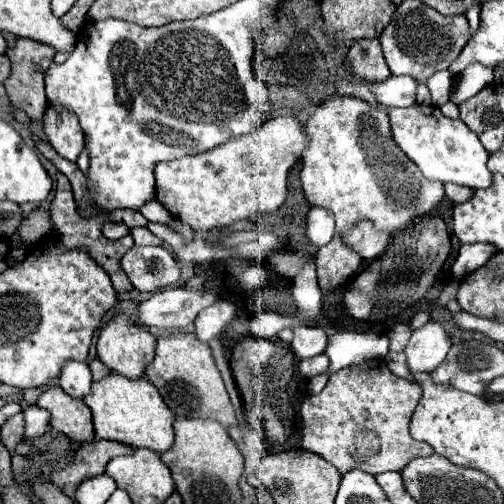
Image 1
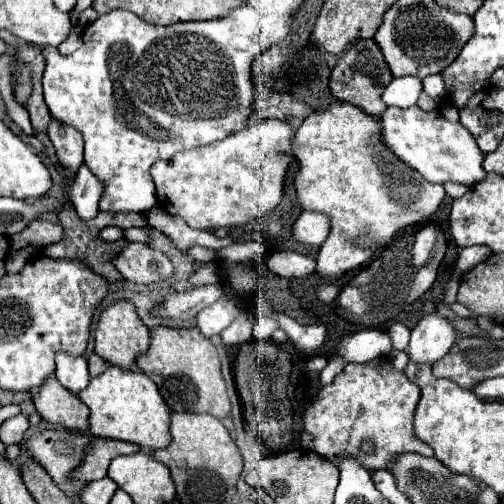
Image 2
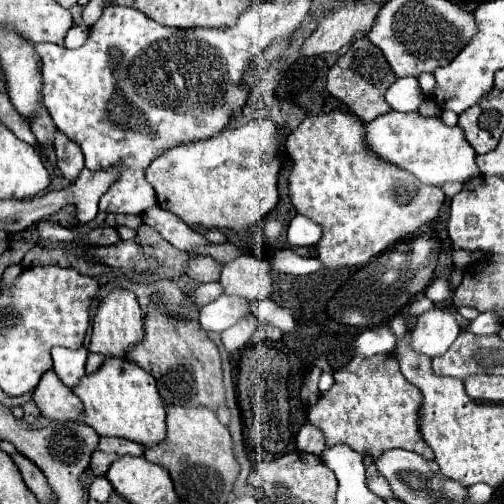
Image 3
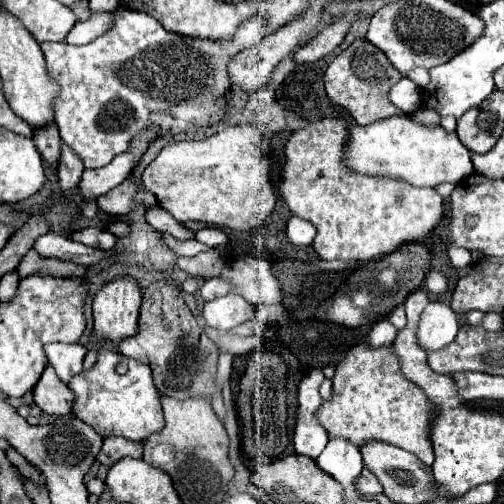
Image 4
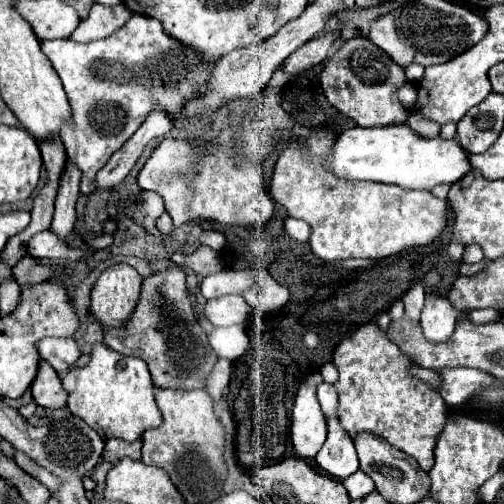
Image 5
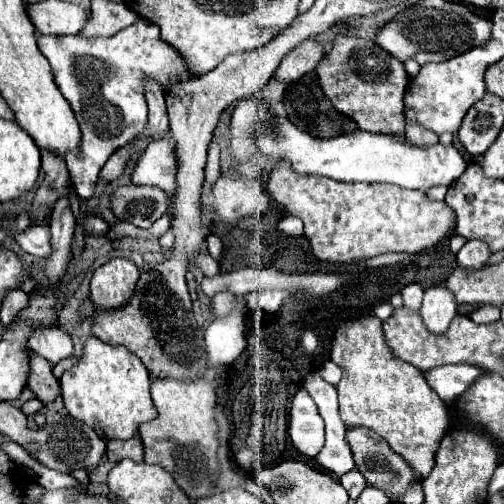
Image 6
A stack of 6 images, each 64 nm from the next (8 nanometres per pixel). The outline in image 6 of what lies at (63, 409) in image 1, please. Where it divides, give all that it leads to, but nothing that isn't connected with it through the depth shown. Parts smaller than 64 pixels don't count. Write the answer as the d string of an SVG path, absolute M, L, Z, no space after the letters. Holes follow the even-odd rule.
M30 352L30 372L28 372L28 388L40 398L44 404L52 402L56 396L60 396L60 384L52 376L52 364L44 360L40 354Z

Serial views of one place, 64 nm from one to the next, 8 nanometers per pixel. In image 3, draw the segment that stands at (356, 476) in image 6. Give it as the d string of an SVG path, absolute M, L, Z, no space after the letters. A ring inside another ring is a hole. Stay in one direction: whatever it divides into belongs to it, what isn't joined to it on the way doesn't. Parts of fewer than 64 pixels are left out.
M372 464L366 468L366 478L368 478L368 490L370 492L376 492L380 498L394 498L388 482L376 472L376 468Z

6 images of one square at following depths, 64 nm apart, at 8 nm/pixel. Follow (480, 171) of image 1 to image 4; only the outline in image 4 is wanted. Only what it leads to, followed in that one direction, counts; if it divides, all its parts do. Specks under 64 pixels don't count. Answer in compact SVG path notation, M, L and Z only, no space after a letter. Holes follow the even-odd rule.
M406 114L378 120L368 126L352 126L344 146L344 166L360 174L406 180L406 184L418 188L434 188L442 182L456 184L474 172L470 150L456 134L444 132L442 126L426 128Z

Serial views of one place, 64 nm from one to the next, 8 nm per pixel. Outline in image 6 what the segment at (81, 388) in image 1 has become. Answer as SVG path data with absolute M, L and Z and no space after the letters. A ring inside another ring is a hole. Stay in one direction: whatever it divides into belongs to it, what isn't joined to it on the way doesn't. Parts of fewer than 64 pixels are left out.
M36 328L36 334L28 338L28 348L44 356L50 364L56 364L62 358L72 356L72 338L60 328Z

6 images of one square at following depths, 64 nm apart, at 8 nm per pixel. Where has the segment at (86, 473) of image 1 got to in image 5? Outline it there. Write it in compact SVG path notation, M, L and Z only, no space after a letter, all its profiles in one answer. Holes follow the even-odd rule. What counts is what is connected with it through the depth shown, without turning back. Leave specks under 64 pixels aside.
M110 438L106 442L106 448L102 452L104 460L108 462L118 462L122 458L132 458L132 460L140 460L140 450L142 450L142 442L126 442L126 440L118 440L118 438Z

